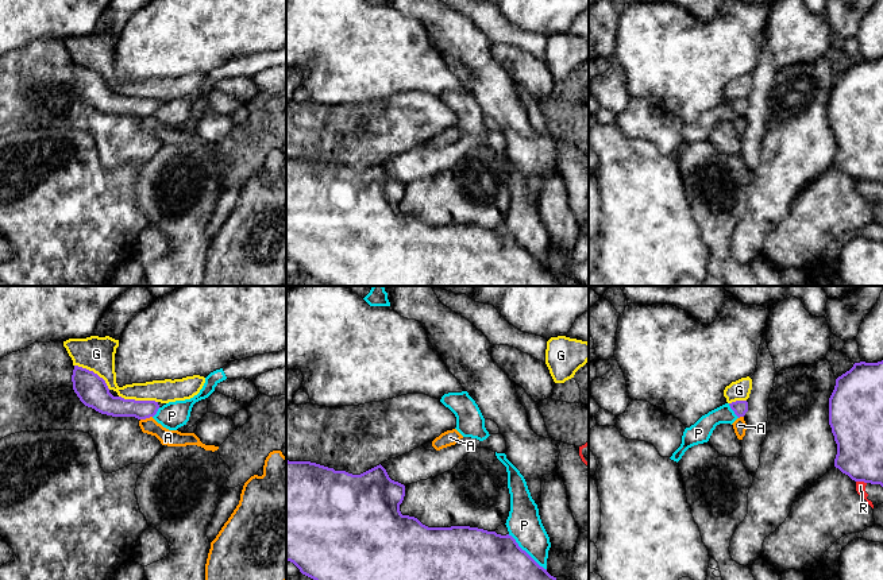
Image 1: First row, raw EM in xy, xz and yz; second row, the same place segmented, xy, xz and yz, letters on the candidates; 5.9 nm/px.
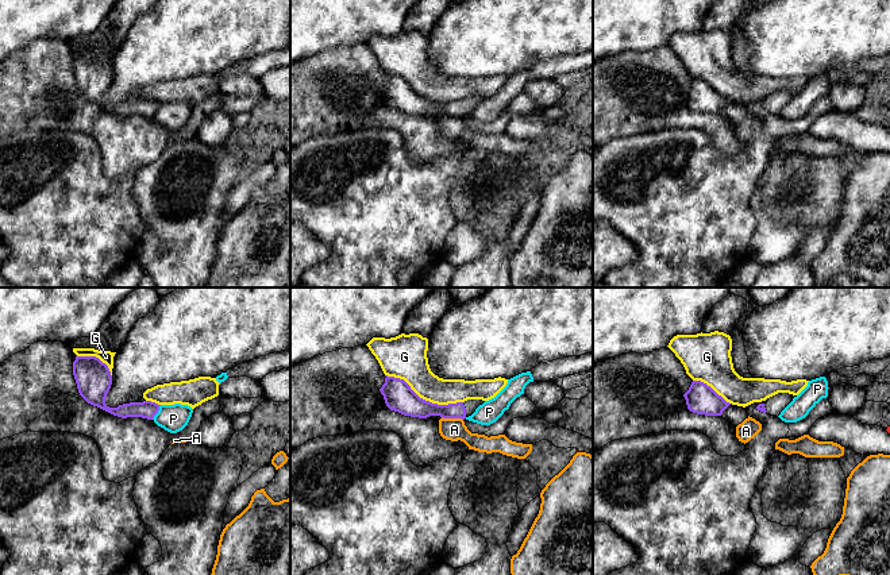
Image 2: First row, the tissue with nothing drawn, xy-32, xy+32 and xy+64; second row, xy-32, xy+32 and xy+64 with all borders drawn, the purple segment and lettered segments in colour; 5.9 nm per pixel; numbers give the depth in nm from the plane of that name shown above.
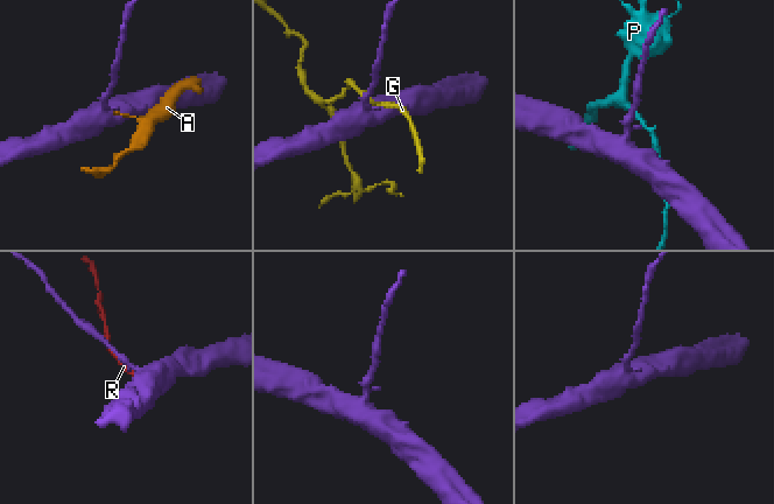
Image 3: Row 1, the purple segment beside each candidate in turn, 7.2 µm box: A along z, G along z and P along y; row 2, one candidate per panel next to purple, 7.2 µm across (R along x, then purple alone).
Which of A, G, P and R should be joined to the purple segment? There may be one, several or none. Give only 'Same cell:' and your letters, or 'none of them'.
Same cell: none of them

